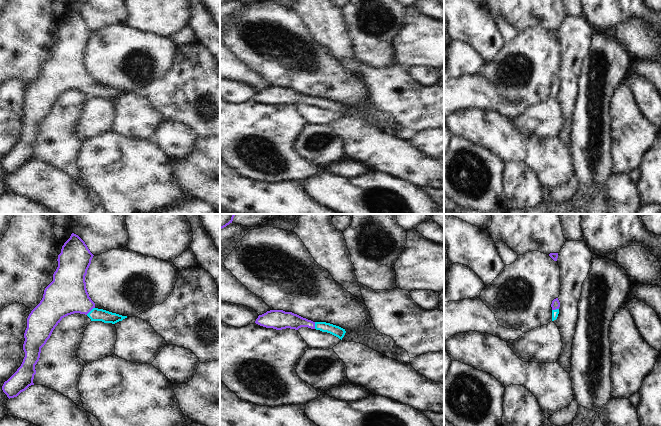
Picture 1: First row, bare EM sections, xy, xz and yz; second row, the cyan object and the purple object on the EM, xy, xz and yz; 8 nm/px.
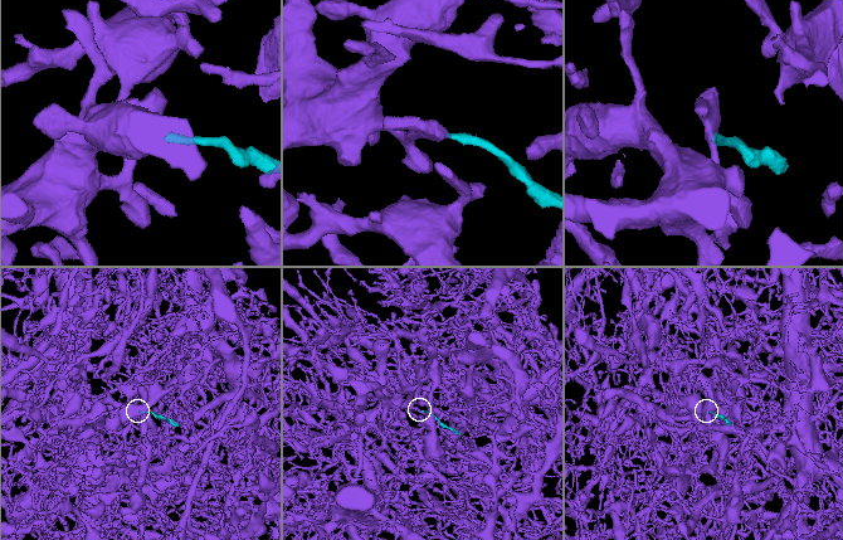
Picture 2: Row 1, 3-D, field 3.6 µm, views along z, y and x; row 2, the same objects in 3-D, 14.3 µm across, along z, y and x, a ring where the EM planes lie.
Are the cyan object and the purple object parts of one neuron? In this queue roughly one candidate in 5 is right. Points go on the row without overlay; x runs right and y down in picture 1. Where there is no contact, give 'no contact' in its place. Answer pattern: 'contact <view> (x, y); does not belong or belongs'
contact xy (91, 86); belongs

